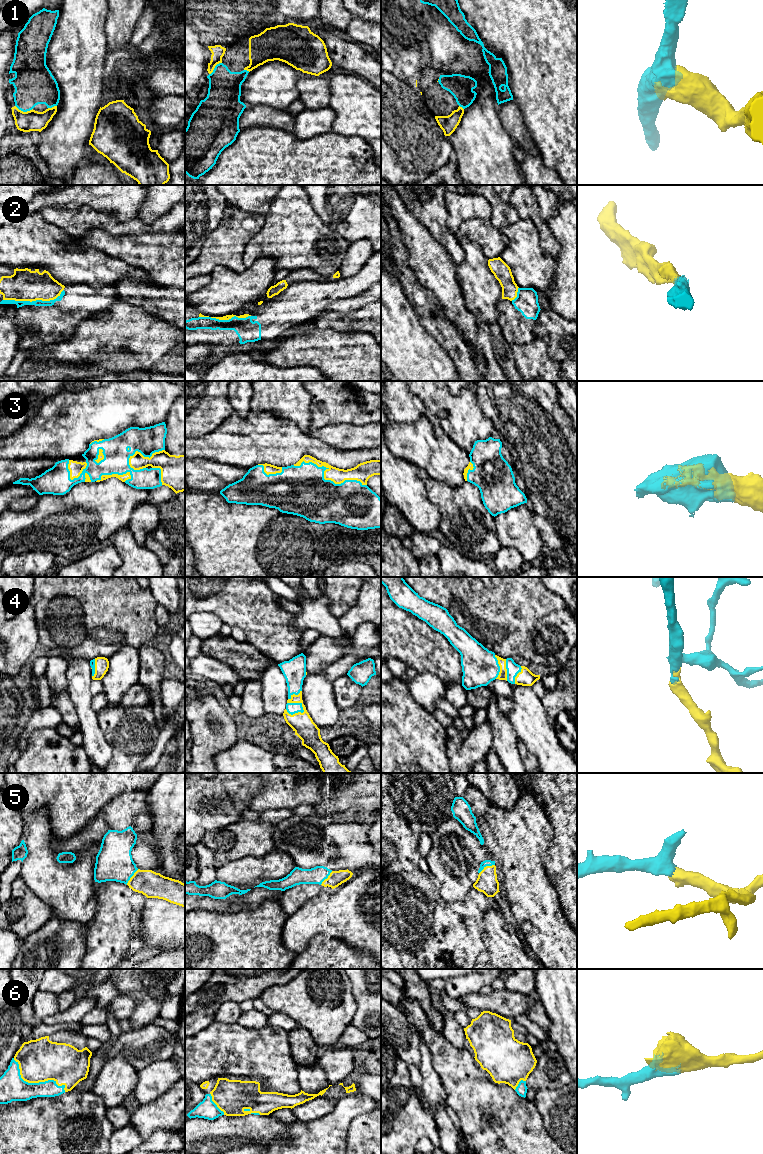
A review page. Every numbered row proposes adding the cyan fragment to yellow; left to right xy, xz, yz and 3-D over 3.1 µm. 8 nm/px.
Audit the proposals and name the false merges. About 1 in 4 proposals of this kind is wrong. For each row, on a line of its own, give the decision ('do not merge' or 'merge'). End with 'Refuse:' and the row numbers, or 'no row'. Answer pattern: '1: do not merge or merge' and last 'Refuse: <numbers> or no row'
1: merge
2: do not merge
3: merge
4: merge
5: merge
6: merge
Refuse: 2

